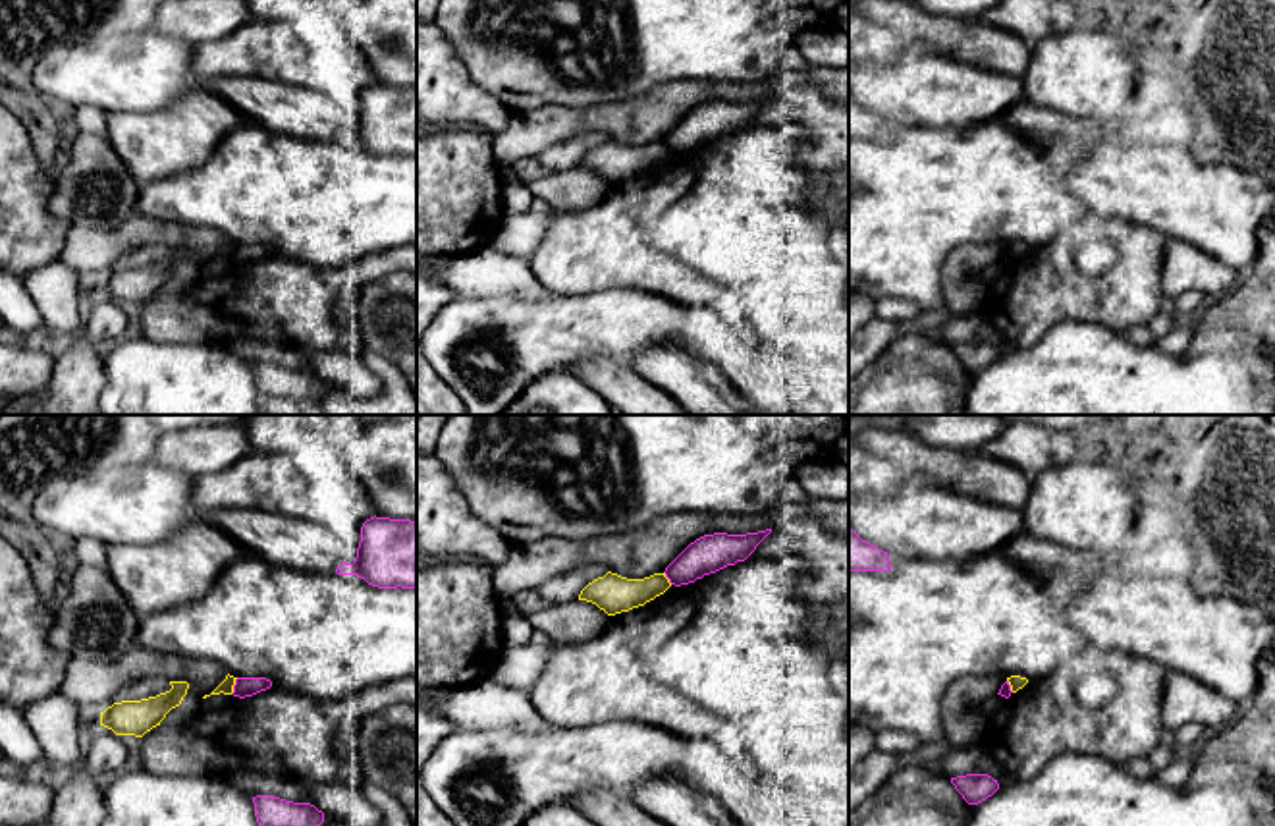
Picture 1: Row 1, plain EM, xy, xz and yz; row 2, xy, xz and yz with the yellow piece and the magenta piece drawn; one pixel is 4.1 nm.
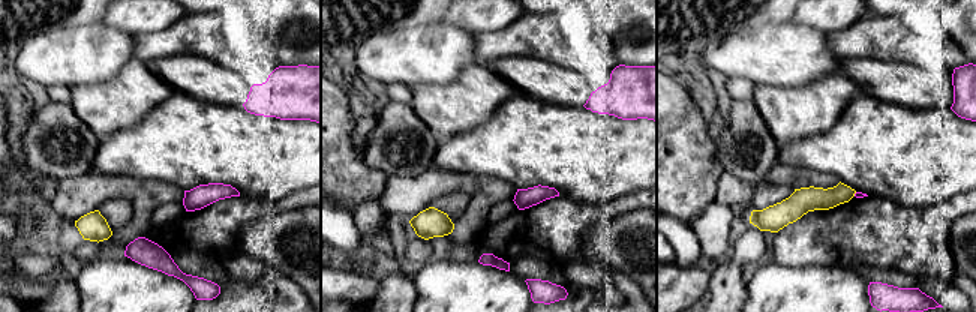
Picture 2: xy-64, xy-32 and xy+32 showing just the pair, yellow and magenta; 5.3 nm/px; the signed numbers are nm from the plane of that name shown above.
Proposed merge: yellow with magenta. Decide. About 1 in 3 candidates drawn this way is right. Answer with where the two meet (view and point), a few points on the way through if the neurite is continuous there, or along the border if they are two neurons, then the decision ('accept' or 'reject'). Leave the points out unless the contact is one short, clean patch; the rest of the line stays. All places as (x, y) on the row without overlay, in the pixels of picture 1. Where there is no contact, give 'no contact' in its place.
xy (234, 251) | along xy (238, 246), (230, 261) | reject

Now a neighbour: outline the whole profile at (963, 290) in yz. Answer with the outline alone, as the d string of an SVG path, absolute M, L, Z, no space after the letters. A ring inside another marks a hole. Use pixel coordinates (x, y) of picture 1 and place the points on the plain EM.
M964 243L951 249L943 264L941 288L953 317L984 309L988 288L980 274L997 262L1005 249L1003 243Z

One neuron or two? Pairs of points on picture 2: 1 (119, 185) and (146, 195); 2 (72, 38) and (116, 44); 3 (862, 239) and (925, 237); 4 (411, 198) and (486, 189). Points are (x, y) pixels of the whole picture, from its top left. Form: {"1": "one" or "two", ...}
{"1": "one", "2": "one", "3": "one", "4": "one"}

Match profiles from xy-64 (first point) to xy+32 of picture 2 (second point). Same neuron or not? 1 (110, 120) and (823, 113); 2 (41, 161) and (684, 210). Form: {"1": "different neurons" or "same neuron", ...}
{"1": "same neuron", "2": "different neurons"}

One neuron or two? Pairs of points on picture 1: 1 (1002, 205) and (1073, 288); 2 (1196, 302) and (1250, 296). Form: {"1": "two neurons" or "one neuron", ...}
{"1": "two neurons", "2": "two neurons"}

